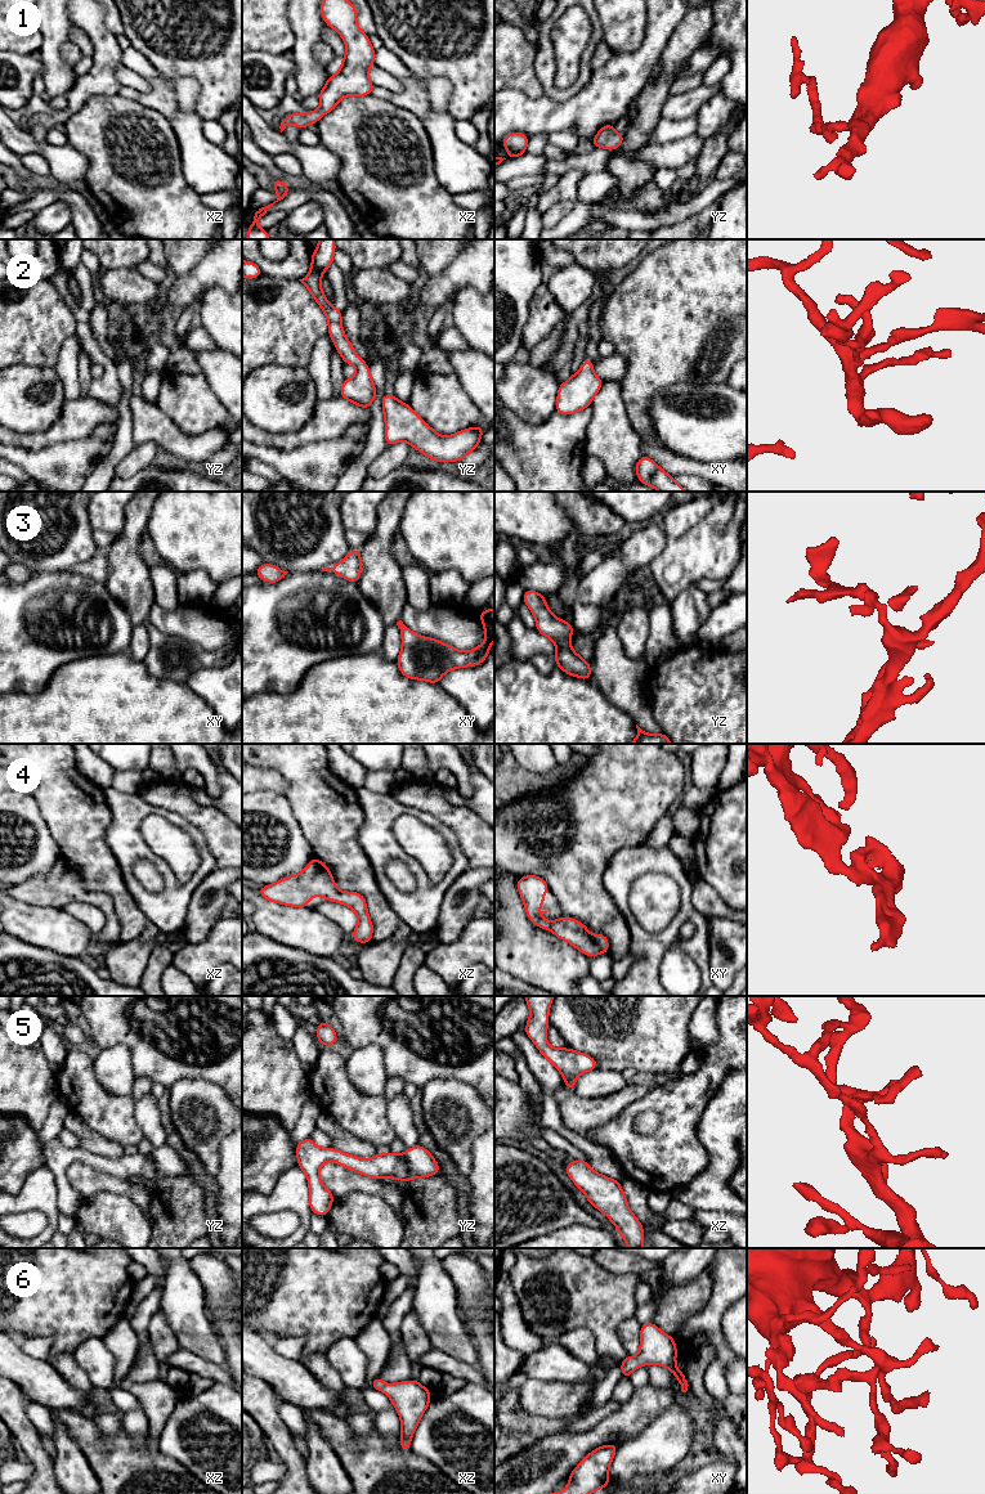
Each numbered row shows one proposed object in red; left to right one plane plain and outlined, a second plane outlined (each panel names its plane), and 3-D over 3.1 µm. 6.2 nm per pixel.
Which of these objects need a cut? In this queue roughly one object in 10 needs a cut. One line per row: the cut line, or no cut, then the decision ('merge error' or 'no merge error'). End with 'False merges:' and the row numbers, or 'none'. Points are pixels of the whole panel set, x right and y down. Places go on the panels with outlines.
1: no cut; no merge error
2: no cut; no merge error
3: no cut; no merge error
4: no cut; no merge error
5: no cut; no merge error
6: no cut; no merge error
False merges: none

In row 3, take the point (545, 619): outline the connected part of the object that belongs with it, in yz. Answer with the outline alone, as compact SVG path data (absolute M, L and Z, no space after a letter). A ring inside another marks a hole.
M528 589L521 597L536 618L537 631L558 646L554 654L556 665L564 673L573 677L592 679L591 664L581 658L569 645L573 634L573 624L558 619L547 607L546 597L537 591Z

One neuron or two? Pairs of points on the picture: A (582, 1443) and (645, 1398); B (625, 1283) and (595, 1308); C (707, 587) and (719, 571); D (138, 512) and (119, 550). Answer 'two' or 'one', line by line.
A: one
B: one
C: two
D: one

